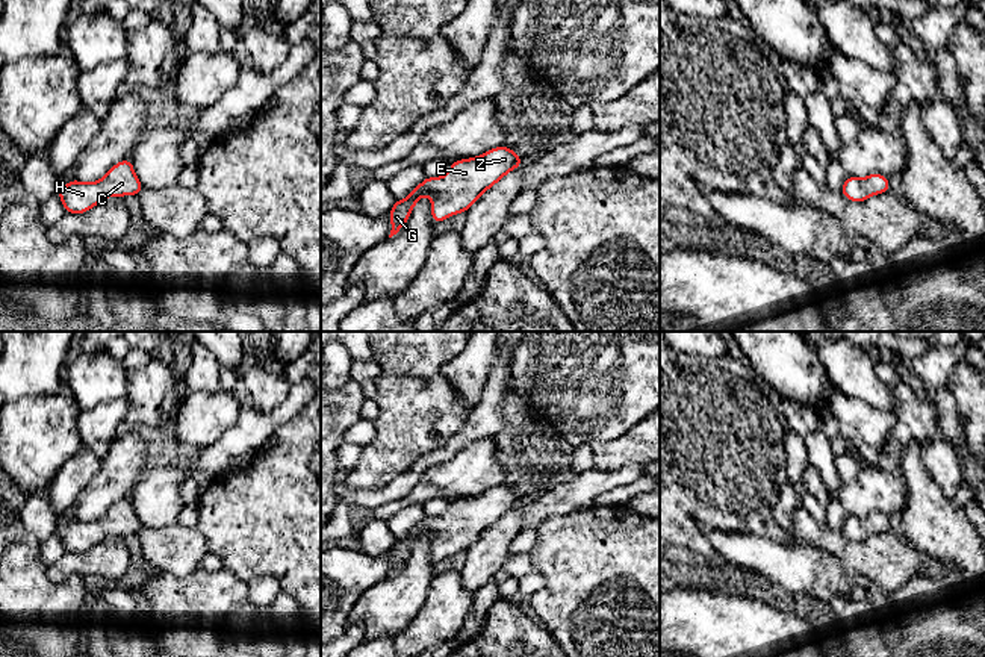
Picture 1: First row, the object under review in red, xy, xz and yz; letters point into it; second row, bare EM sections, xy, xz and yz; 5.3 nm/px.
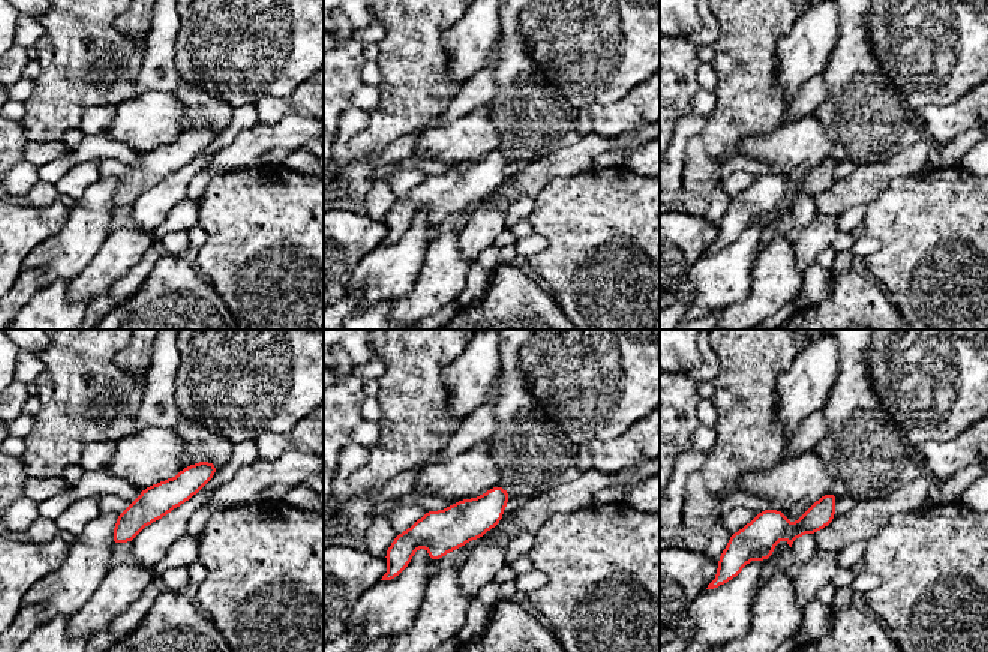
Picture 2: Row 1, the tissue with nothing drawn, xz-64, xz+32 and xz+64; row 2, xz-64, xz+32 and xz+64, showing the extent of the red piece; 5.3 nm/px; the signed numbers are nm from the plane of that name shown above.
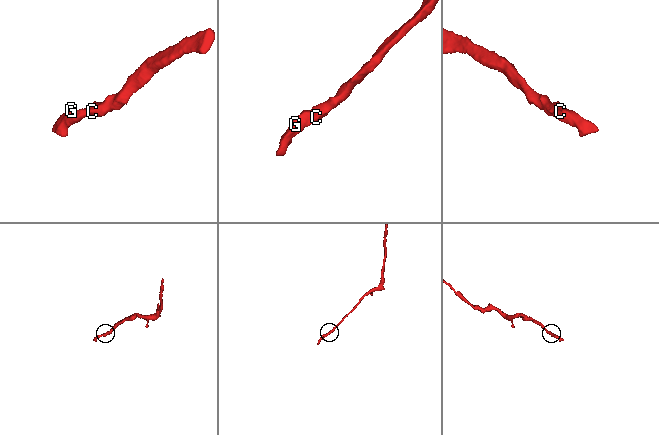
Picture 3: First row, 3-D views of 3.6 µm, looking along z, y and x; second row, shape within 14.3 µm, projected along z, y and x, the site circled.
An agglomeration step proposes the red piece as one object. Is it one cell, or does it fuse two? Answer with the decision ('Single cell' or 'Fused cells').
Single cell

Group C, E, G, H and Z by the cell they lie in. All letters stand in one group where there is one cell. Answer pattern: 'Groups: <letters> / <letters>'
Groups: C E G H Z

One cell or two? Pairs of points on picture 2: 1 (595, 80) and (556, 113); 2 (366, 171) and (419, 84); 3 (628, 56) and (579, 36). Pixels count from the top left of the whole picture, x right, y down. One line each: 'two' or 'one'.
1: two
2: one
3: one

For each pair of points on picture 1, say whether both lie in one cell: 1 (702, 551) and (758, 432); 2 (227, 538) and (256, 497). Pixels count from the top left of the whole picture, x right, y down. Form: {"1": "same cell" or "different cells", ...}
{"1": "same cell", "2": "same cell"}

